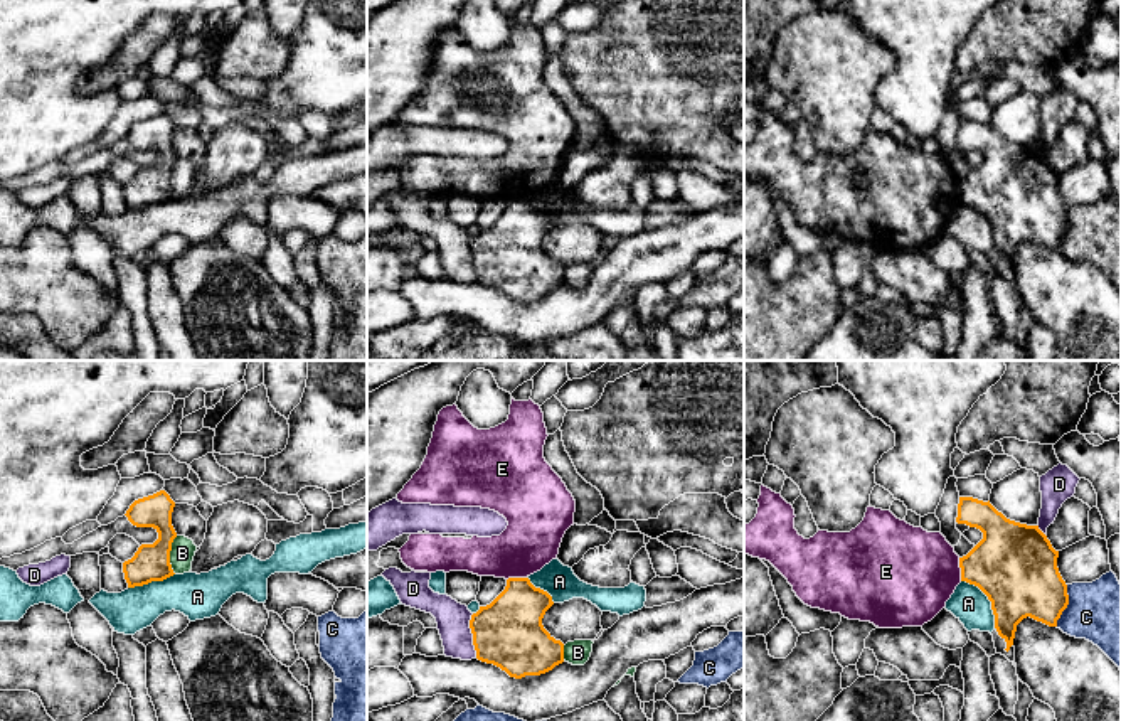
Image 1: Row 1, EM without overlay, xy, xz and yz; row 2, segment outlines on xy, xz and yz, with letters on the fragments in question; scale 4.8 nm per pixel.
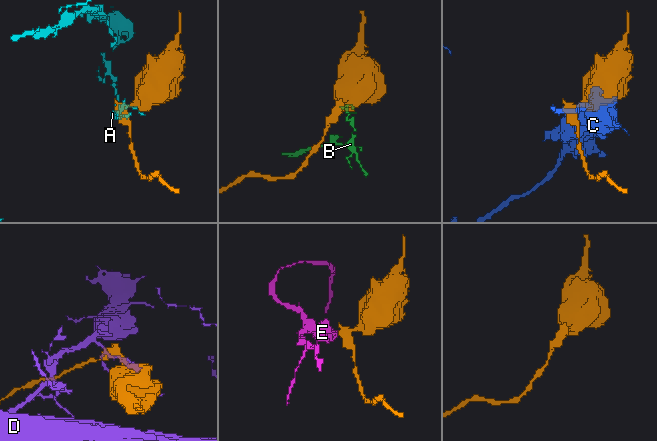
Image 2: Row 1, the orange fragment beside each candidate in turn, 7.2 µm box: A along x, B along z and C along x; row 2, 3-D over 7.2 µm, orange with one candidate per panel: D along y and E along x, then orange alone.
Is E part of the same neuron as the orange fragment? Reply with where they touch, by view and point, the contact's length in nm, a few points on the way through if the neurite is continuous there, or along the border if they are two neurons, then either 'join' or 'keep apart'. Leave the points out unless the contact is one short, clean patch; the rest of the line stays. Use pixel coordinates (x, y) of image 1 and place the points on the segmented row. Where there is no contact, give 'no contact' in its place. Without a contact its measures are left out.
contact yz (961, 570); length 110 nm; keep apart

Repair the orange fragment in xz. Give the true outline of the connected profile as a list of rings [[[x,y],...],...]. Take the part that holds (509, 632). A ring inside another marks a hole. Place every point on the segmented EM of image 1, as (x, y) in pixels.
[[[508,578],[505,590],[471,615],[476,659],[510,677],[540,676],[564,662],[564,644],[542,625],[552,596],[529,578]]]

